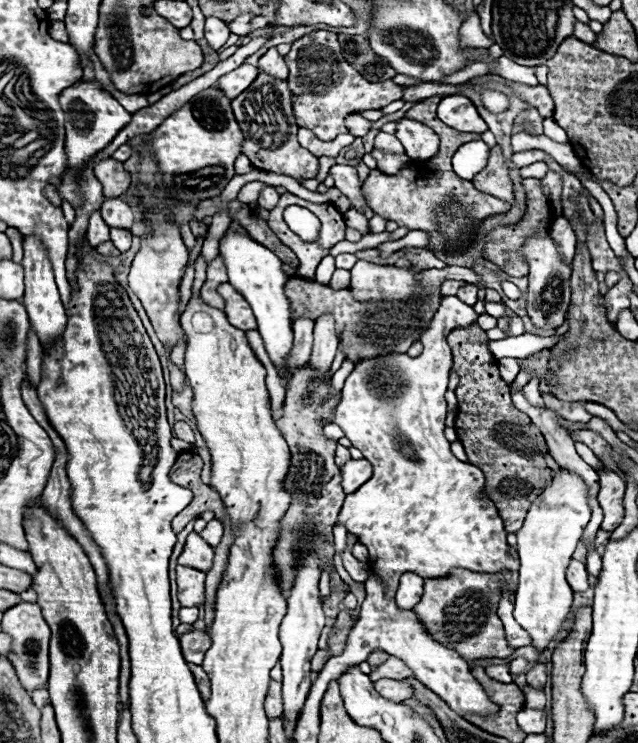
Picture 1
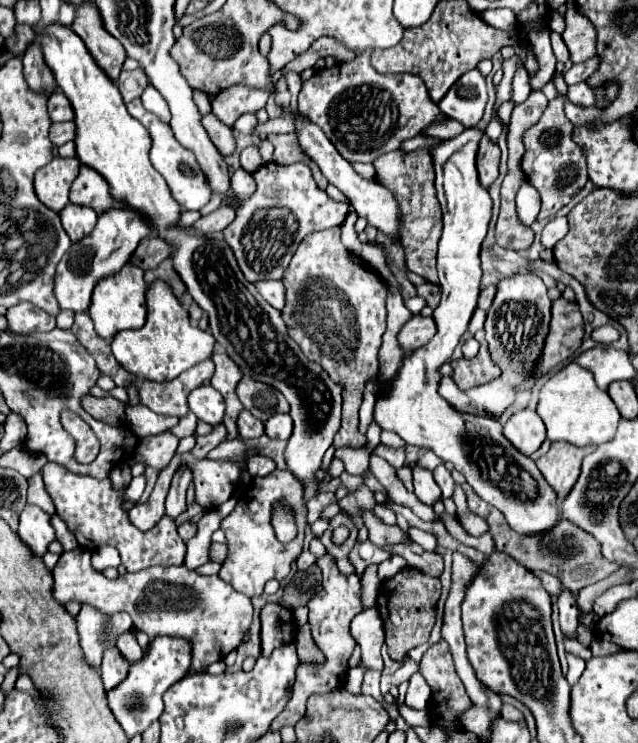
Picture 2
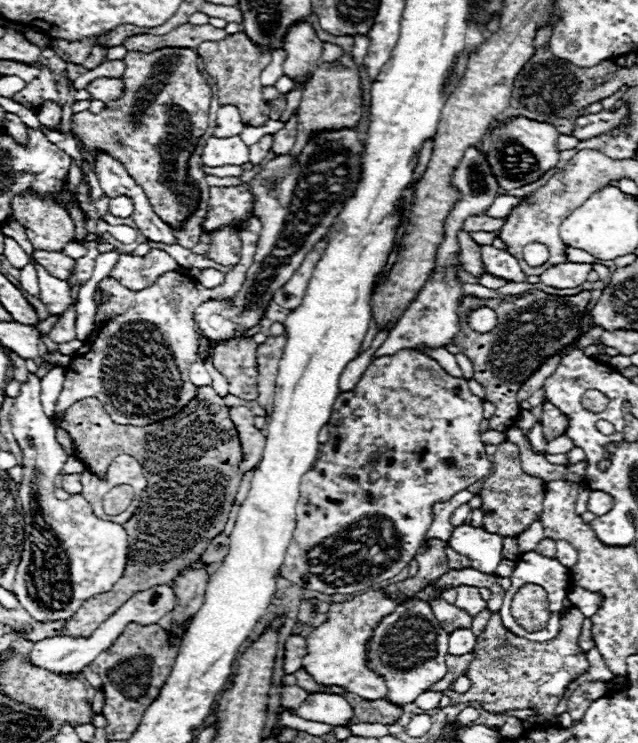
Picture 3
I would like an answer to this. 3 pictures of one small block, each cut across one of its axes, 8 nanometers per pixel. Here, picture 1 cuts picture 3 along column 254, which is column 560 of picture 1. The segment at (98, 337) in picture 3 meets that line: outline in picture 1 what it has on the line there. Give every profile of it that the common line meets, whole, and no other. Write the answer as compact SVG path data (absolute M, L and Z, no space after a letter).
M564 216L554 222L552 238L558 242L558 250L564 256L564 262L570 264L572 262L572 256L574 256L576 238L574 238L574 232L572 232L572 228L570 228L570 224L568 224L568 220Z

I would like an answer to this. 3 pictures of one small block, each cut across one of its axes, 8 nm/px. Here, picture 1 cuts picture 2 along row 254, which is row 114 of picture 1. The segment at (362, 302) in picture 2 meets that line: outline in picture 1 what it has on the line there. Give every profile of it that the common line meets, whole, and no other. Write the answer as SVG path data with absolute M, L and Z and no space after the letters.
M316 30L292 44L292 50L284 56L290 76L288 86L294 94L294 116L300 128L312 130L322 142L330 142L338 134L348 134L344 118L362 110L380 110L394 100L402 98L402 86L394 80L368 82L354 70L346 58L342 58L342 48L334 32Z

